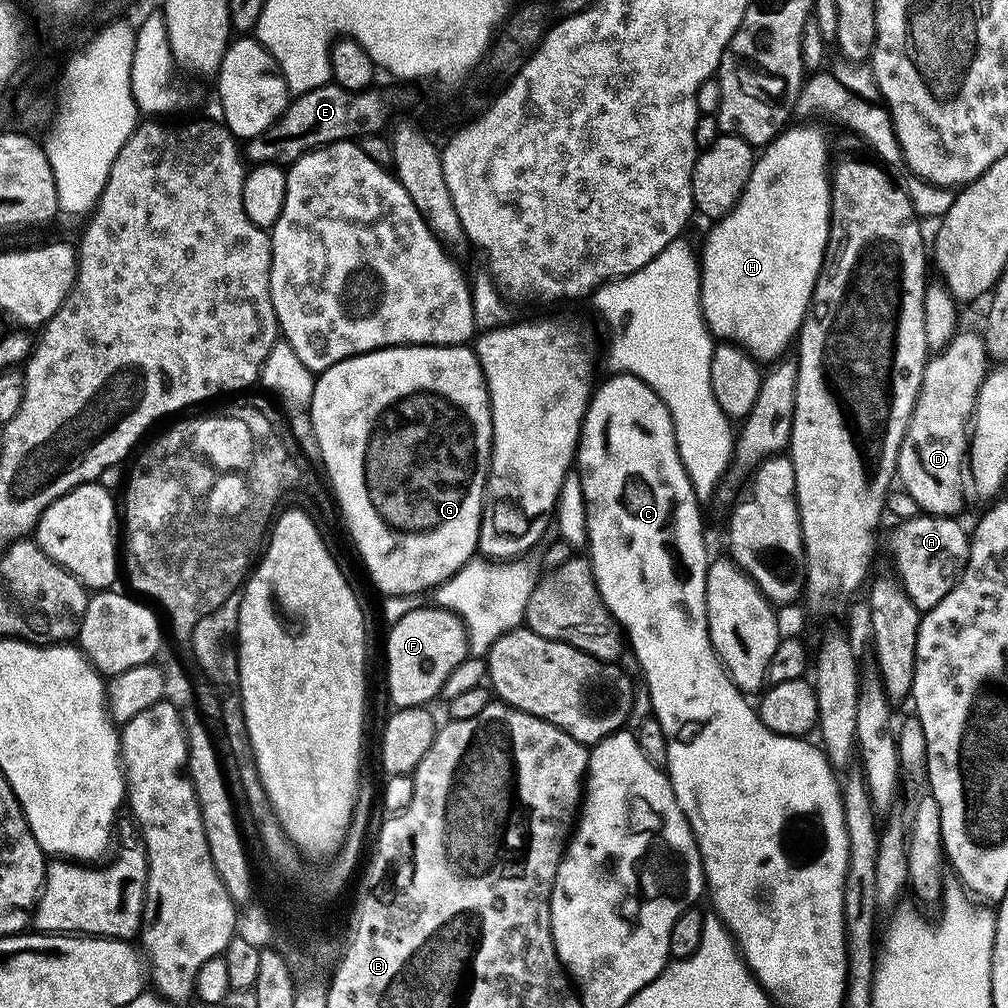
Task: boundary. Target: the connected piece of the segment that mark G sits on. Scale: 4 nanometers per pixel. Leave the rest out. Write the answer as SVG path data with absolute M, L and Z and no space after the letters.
M409 344L398 348L379 348L373 352L364 352L360 356L351 356L334 366L330 366L324 372L315 377L316 385L312 391L312 410L310 419L312 422L312 435L315 436L320 447L320 460L324 468L328 471L328 480L332 483L332 492L336 495L336 500L340 503L338 507L339 515L348 523L348 532L352 535L352 540L356 543L356 548L360 551L360 556L364 559L364 568L368 571L368 576L381 588L382 593L388 596L411 596L435 589L437 585L443 583L454 575L465 563L477 555L480 542L480 520L484 517L484 487L488 481L488 460L492 456L492 406L488 397L488 383L484 381L484 371L478 362L475 351L471 347L463 344Z

